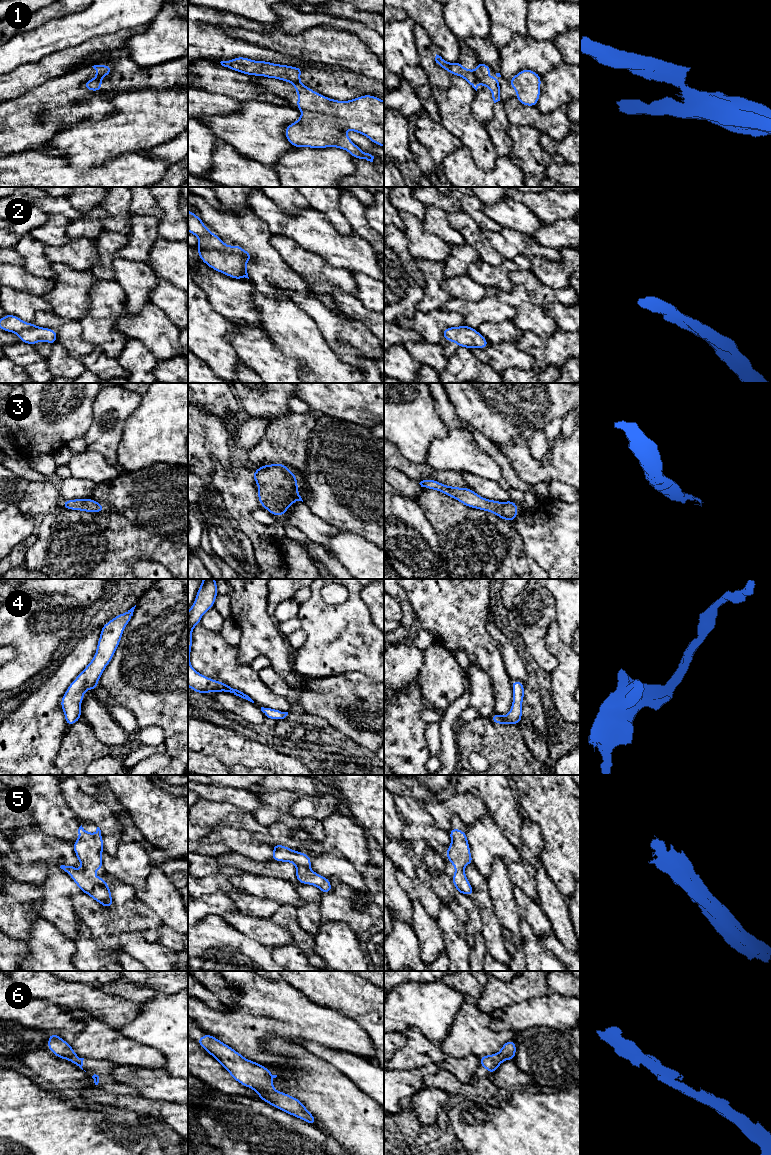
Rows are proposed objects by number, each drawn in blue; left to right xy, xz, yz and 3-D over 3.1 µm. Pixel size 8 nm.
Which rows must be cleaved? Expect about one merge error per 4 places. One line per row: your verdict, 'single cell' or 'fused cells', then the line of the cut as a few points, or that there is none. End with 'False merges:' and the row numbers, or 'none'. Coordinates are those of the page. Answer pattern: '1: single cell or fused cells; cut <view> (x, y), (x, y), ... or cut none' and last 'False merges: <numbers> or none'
1: fused cells; cut xz (293, 82), (300, 83)
2: single cell; cut none
3: single cell; cut none
4: single cell; cut none
5: single cell; cut none
6: single cell; cut none
False merges: 1

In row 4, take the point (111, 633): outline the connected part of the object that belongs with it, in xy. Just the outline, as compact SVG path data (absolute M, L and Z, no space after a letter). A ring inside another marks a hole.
M136 605L123 614L119 614L101 628L96 653L91 662L68 686L61 698L61 708L65 714L66 724L69 726L81 719L81 701L86 690L96 690L98 680L106 666L114 656L120 644L124 628L133 616Z

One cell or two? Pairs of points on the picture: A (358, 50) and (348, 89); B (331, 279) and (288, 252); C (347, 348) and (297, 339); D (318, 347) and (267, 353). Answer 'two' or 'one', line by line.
A: two
B: one
C: two
D: two

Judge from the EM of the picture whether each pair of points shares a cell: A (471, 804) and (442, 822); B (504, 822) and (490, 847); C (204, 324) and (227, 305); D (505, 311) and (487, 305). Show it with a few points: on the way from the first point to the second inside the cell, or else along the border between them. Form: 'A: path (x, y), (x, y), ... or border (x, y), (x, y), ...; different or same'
A: path (463, 805), (457, 805), (448, 814); same
B: border (490, 814), (496, 825), (515, 847); different
C: border (204, 293), (207, 301), (233, 323); different
D: path (501, 311), (491, 308); same

